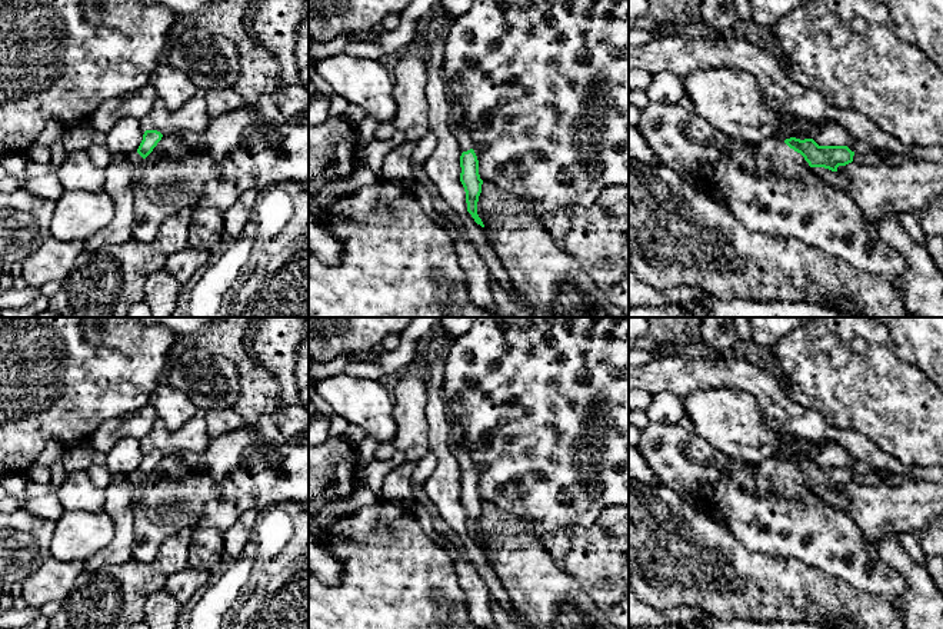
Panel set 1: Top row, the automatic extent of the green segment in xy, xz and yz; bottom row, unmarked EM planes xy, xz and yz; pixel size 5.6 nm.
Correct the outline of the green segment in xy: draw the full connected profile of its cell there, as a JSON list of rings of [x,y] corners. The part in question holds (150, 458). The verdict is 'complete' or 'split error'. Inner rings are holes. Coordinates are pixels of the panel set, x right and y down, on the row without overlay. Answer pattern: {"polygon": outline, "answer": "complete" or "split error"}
{"polygon": [[[146,450],[143,455],[143,460],[136,473],[116,476],[121,480],[129,480],[133,483],[133,496],[134,500],[139,500],[144,495],[144,479],[153,472],[157,463],[161,460],[163,455],[157,450]]], "answer": "split error"}

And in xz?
{"polygon": [[[454,440],[450,442],[450,452],[454,455],[454,457],[459,463],[460,473],[461,473],[461,476],[460,476],[460,487],[461,487],[460,502],[466,512],[467,532],[472,535],[472,538],[474,539],[474,542],[477,545],[484,548],[482,539],[477,535],[477,522],[479,522],[479,516],[482,513],[483,500],[480,499],[480,495],[479,495],[479,480],[477,480],[474,470],[472,469],[470,456],[469,456],[469,453],[461,452],[456,446]]], "answer": "split error"}

